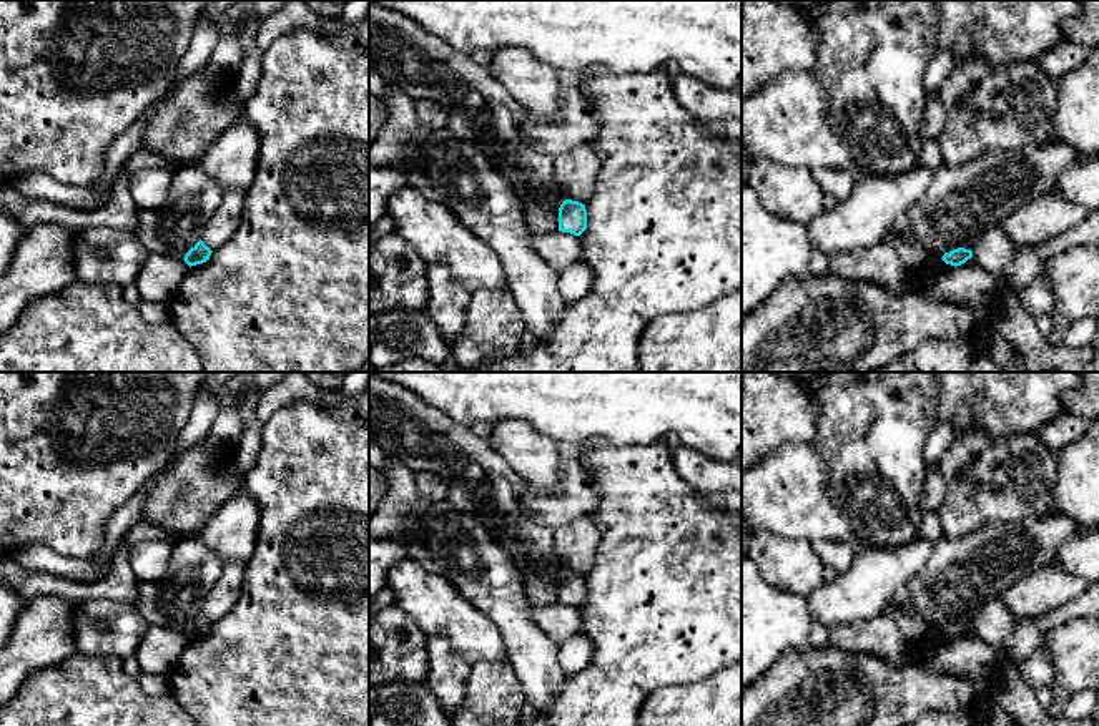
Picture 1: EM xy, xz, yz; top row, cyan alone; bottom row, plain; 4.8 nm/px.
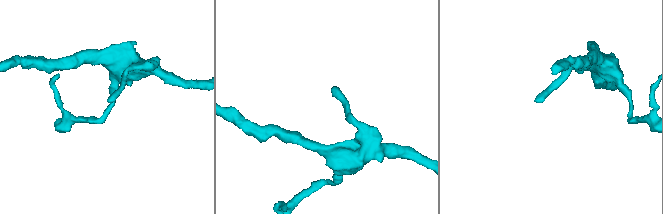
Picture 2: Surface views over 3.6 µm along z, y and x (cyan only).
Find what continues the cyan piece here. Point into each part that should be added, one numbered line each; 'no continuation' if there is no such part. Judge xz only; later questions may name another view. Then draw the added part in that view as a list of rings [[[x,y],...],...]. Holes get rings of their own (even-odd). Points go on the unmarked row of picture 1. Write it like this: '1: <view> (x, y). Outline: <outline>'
no continuation

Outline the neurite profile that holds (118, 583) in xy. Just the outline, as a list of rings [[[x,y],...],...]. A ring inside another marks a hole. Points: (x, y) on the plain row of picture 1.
[[[123,545],[110,570],[95,583],[78,583],[45,571],[30,571],[22,568],[12,555],[0,555],[0,583],[12,585],[27,601],[37,596],[57,596],[75,603],[111,600],[135,605],[138,580],[130,565],[130,550]]]

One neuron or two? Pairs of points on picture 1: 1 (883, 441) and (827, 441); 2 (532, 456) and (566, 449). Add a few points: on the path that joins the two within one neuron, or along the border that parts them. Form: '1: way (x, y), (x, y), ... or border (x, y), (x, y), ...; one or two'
1: way (870, 441), (840, 441); one
2: border (556, 442), (556, 449), (564, 459); two

